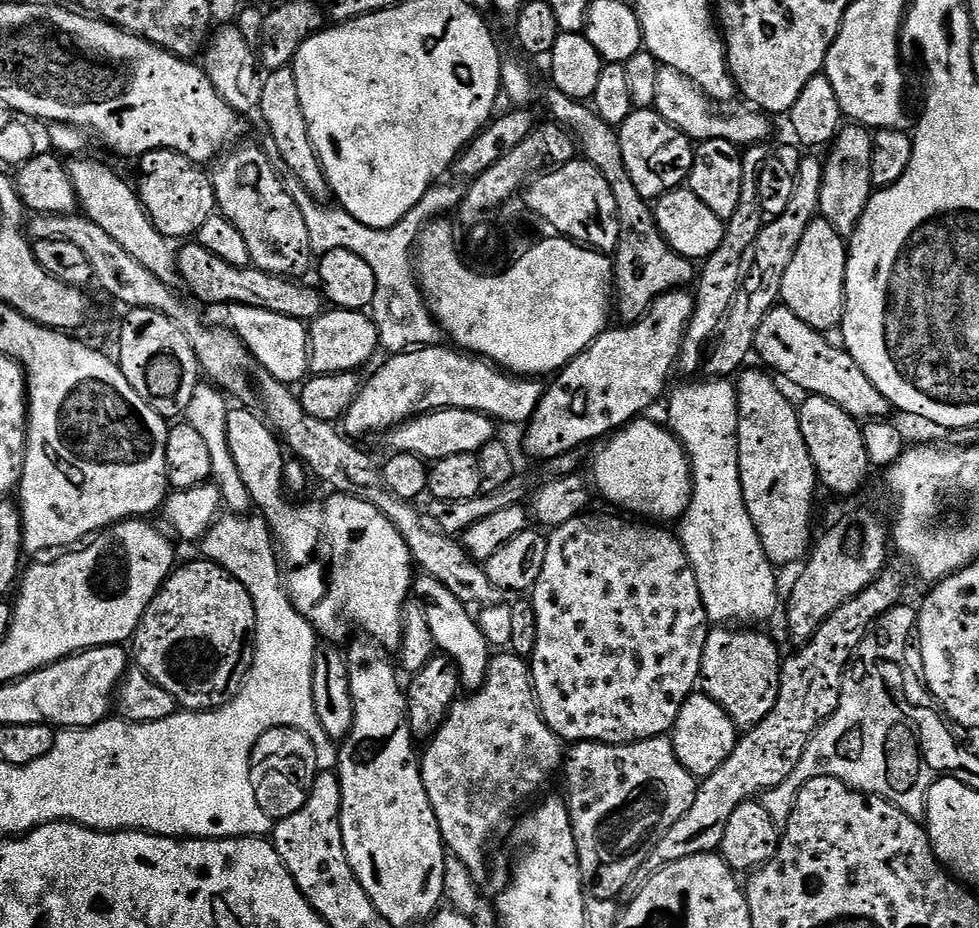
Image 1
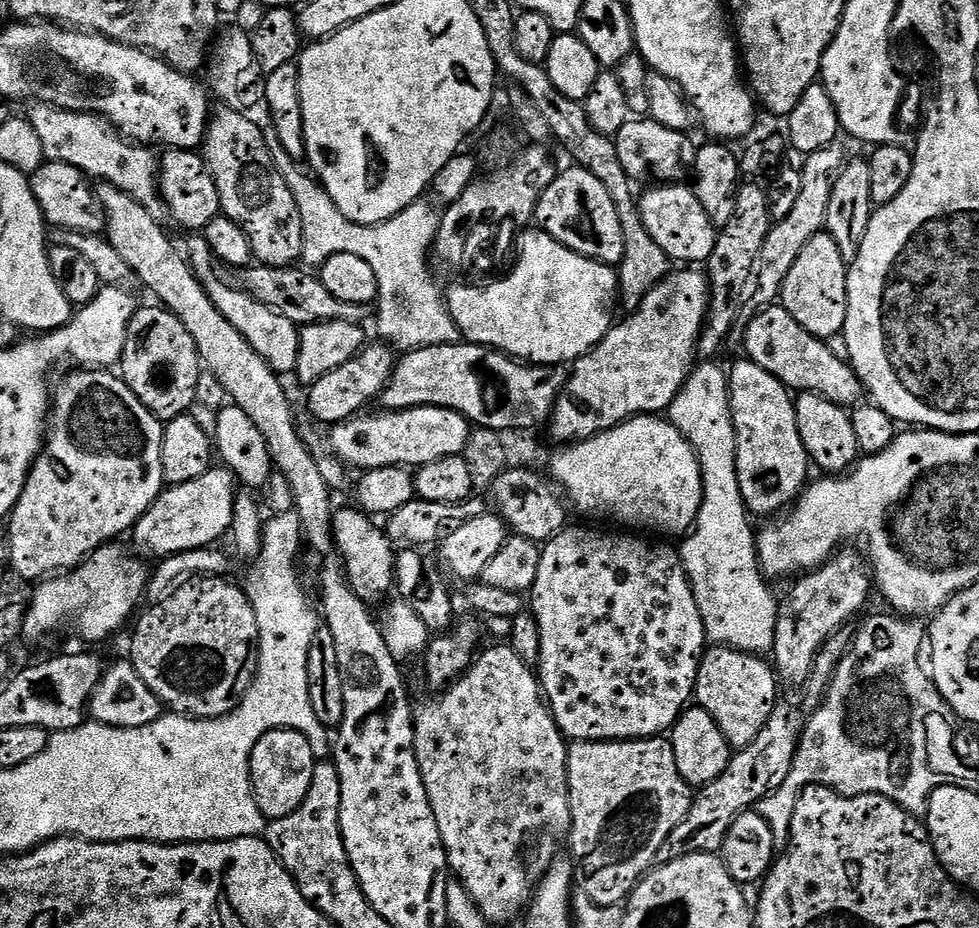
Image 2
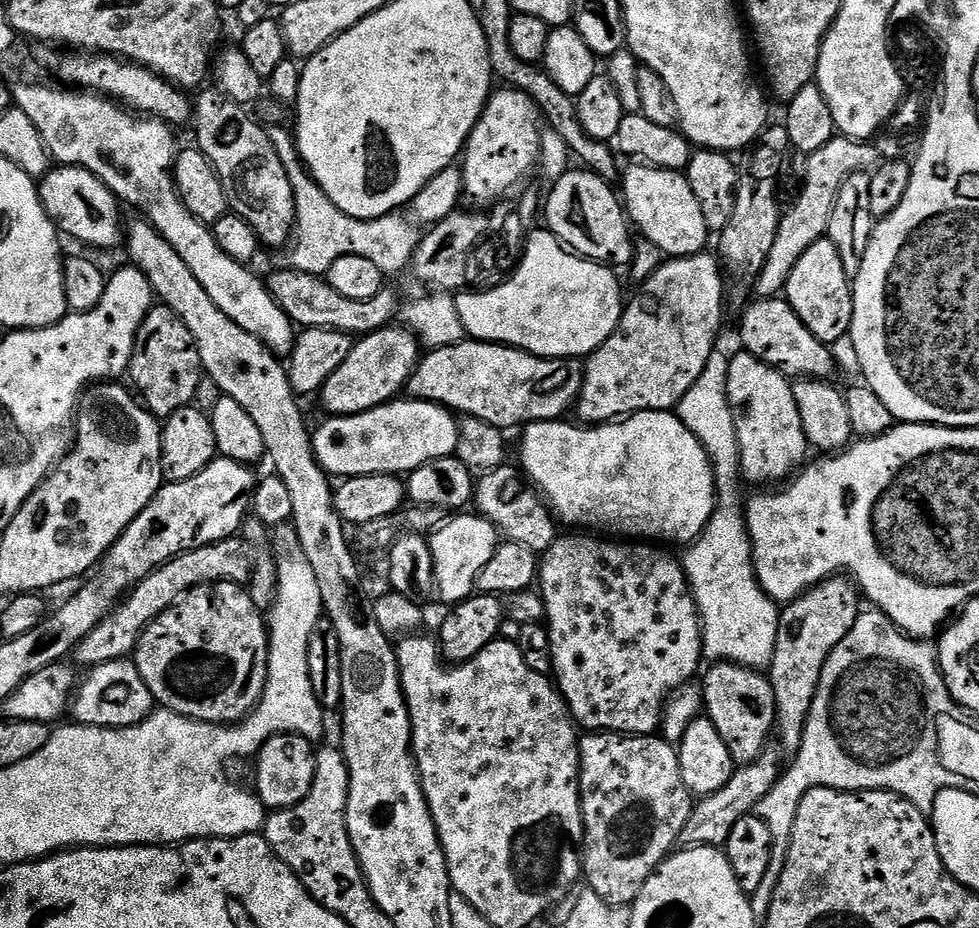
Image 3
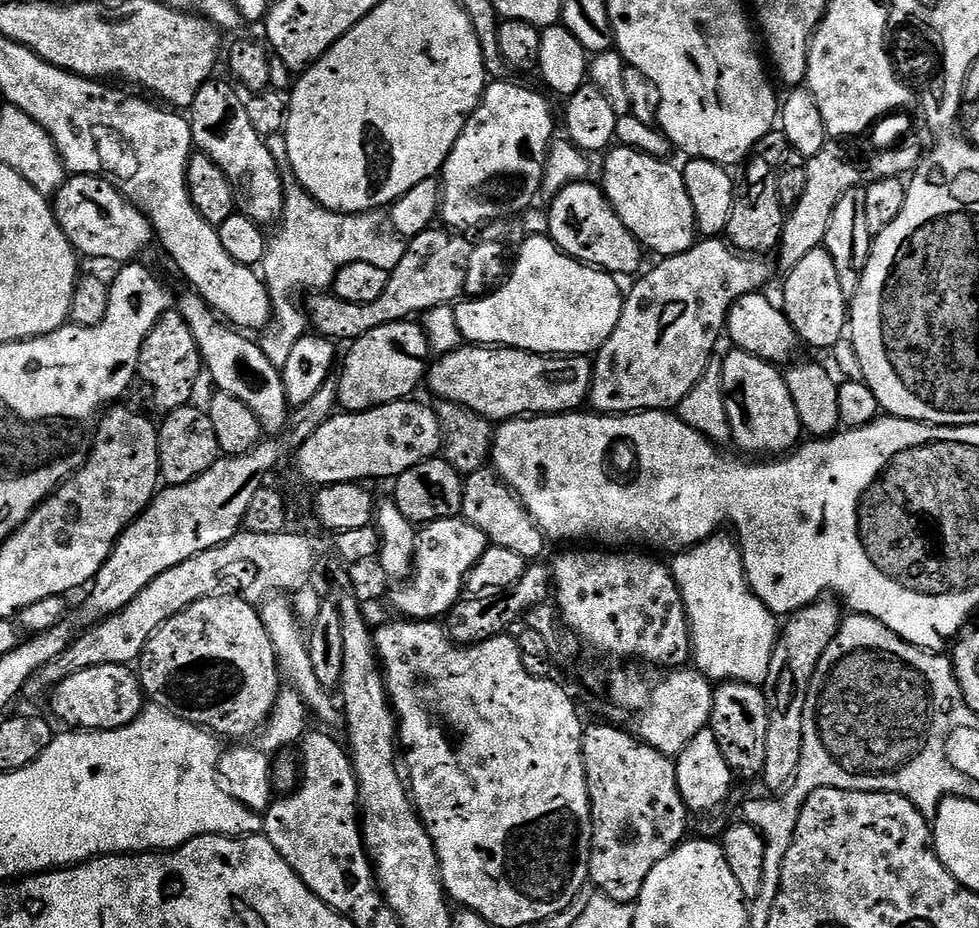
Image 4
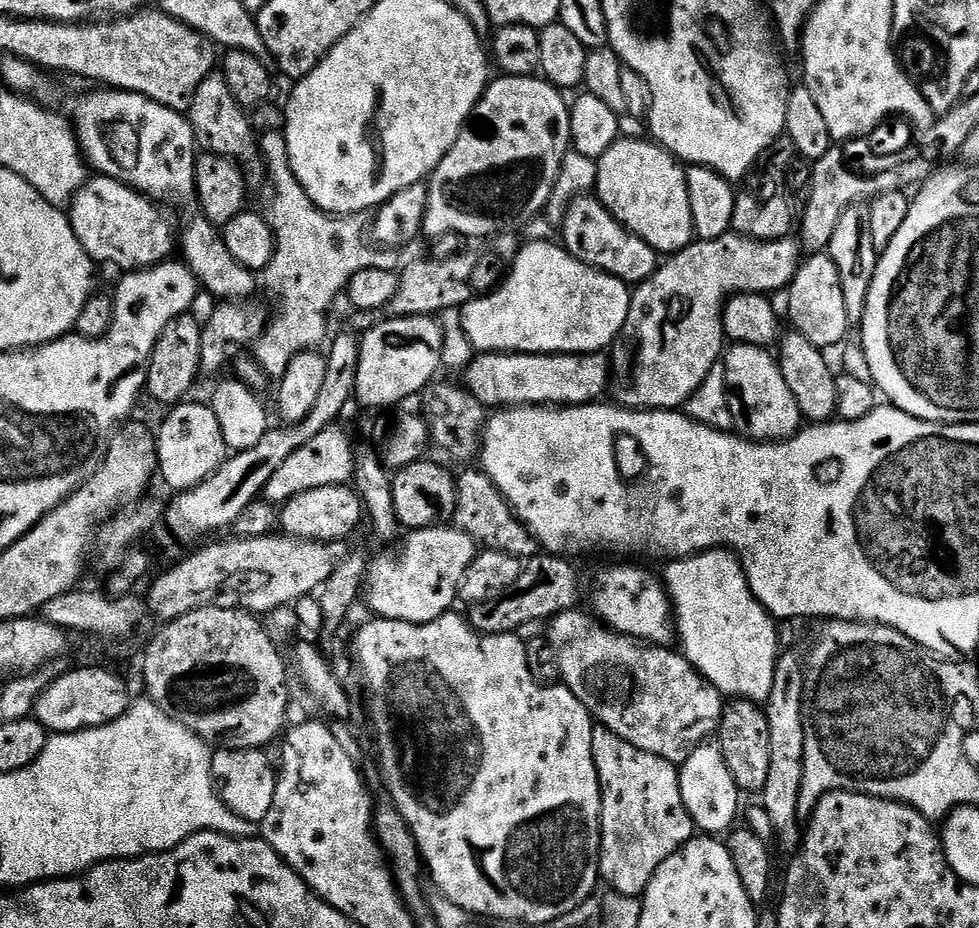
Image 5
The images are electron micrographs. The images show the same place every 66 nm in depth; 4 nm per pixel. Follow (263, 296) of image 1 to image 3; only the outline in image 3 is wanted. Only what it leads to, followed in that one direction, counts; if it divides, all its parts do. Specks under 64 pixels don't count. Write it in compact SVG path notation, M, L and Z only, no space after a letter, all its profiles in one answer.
M280 266L277 272L266 276L266 283L274 302L278 302L278 306L292 319L293 325L301 329L338 330L348 333L353 338L359 338L368 335L369 332L389 327L398 316L397 309L394 306L392 309L391 291L388 290L369 300L342 298L342 294L338 294L338 290L334 290L334 286L330 286L323 275L306 273L287 266Z

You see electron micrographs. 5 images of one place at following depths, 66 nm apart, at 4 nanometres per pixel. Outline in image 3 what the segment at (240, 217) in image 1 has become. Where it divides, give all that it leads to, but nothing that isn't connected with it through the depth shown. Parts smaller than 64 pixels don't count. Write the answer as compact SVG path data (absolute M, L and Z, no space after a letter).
M211 88L209 92L201 91L201 96L194 100L195 143L218 174L231 211L250 222L265 249L284 248L296 231L295 196L286 167L271 144L265 126L248 113L251 111L220 88Z

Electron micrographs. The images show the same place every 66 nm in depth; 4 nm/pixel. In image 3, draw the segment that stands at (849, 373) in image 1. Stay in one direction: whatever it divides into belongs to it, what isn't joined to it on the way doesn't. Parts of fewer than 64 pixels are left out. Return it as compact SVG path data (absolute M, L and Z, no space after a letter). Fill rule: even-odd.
M756 298L743 309L740 320L740 340L743 351L754 354L762 362L778 369L789 378L828 378L832 372L832 352L794 314L787 299ZM760 299L760 300L756 300ZM756 300L756 301L755 301Z

